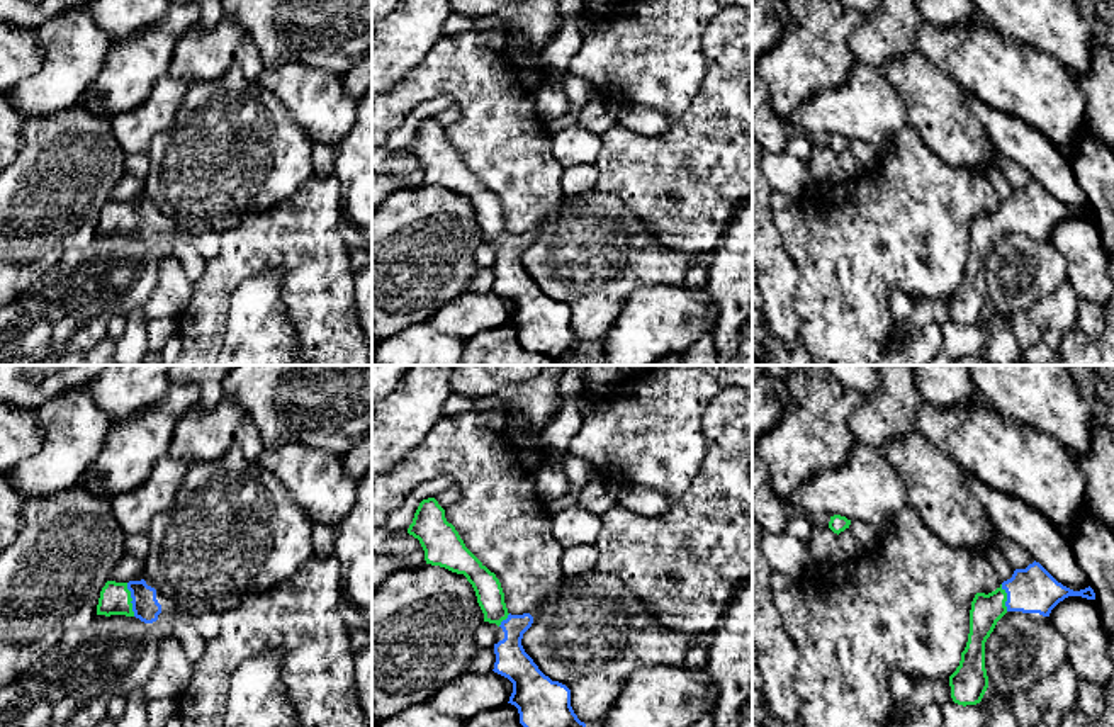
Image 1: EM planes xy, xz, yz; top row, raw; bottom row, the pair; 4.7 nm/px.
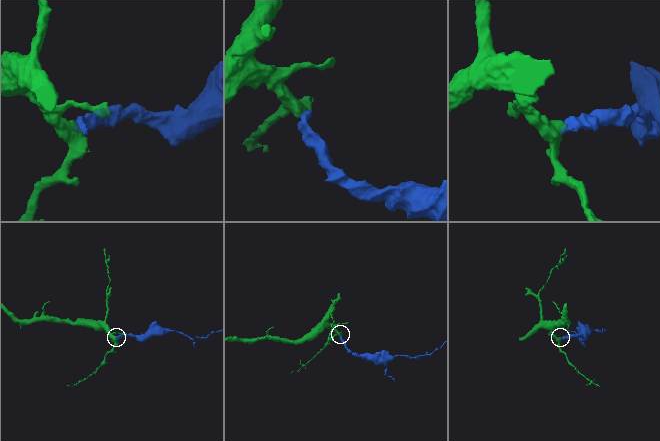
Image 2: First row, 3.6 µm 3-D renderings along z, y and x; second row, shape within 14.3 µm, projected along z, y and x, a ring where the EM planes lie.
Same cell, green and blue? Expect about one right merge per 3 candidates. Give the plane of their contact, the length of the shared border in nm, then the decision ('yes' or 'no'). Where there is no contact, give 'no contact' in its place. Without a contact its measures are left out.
contact in xy; length 170 nm; yes

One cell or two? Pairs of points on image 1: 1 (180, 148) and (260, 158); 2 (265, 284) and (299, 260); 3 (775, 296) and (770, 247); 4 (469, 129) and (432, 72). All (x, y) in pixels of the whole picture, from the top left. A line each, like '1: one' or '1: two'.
1: one
2: two
3: one
4: one

